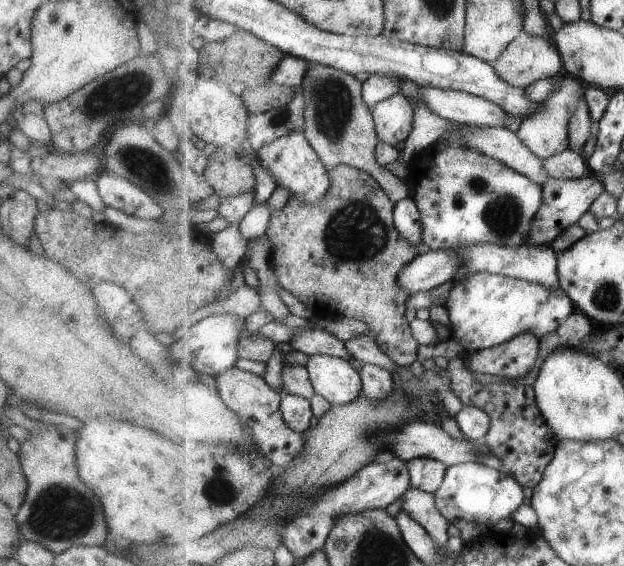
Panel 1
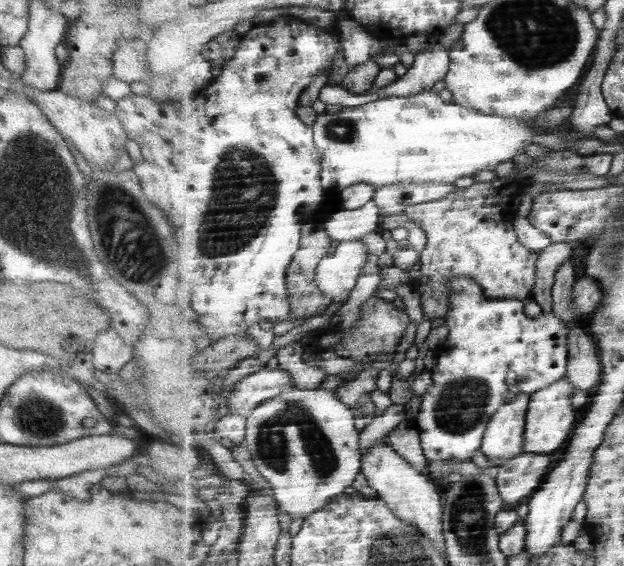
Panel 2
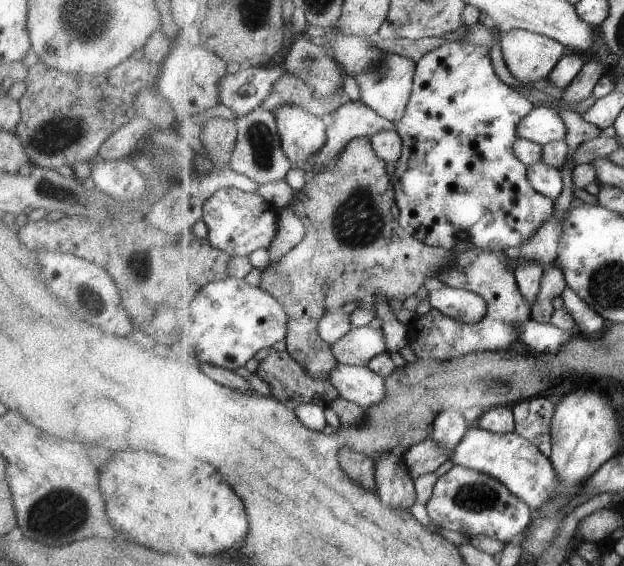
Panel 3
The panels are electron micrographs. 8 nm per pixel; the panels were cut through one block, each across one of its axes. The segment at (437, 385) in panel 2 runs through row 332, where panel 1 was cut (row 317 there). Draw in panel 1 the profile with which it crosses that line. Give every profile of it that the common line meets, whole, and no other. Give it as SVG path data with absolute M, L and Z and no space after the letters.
M485 271L472 273L459 283L455 283L446 299L445 308L452 325L452 337L457 338L465 348L465 352L468 351L470 354L490 347L508 345L517 336L527 332L535 334L541 341L543 336L550 336L553 332L558 332L561 324L577 310L568 293L561 286L547 288L544 285L535 284L535 282Z

